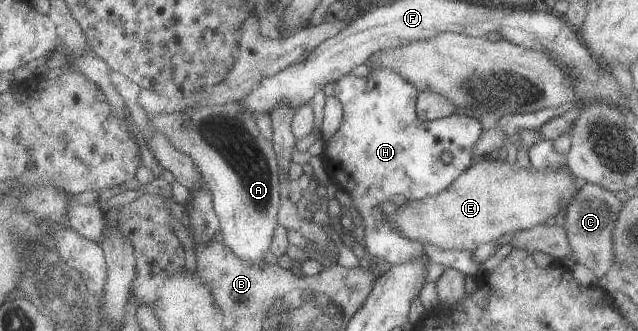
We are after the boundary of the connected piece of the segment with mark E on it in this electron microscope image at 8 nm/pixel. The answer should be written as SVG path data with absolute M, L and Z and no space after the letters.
M478 156L478 162L469 166L469 169L465 170L448 190L444 190L438 196L418 200L409 199L406 204L398 207L394 214L390 214L388 219L402 232L402 236L410 240L432 244L438 249L474 251L486 242L499 240L502 234L530 230L540 222L544 224L548 218L554 218L558 212L565 212L570 198L574 198L574 194L580 190L580 183L568 172L566 166L536 170L530 165L526 169L518 166L515 161Z

